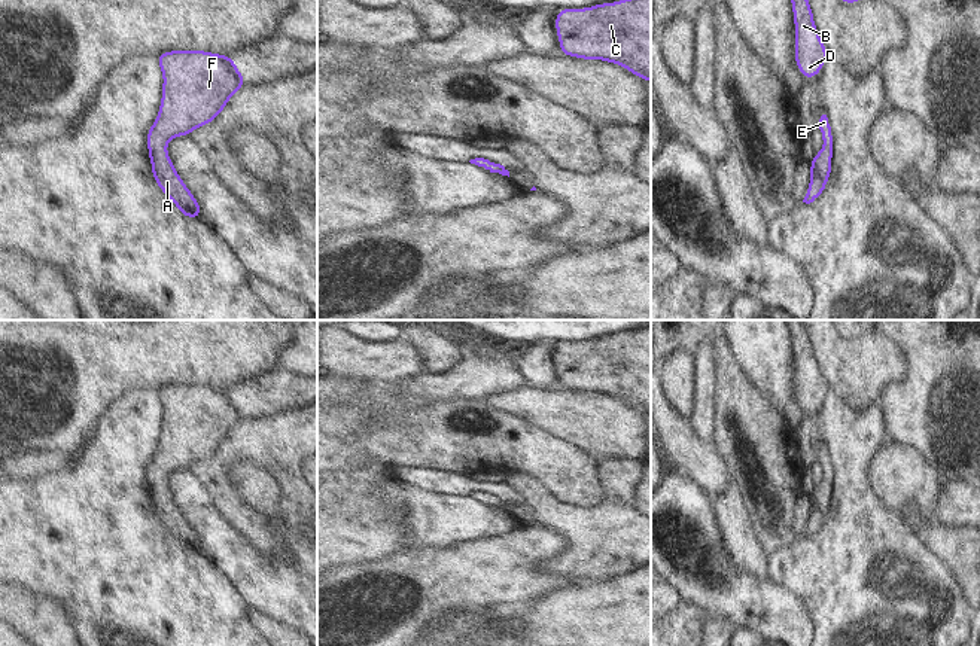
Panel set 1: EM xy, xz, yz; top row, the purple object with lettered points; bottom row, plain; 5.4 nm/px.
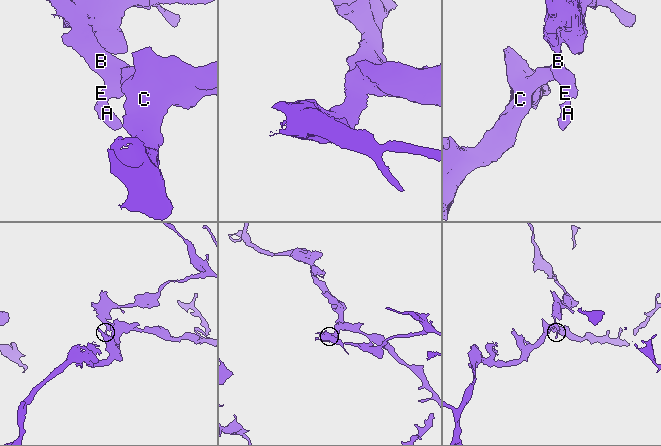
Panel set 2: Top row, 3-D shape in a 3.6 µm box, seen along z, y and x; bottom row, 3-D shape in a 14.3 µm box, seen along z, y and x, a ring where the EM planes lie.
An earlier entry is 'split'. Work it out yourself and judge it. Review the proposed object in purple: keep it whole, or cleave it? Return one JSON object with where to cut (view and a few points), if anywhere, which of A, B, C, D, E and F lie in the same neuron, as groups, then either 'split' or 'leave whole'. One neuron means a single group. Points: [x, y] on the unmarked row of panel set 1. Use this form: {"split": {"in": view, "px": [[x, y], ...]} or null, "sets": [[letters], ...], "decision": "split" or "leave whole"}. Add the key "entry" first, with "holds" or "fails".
{"entry": "fails", "split": null, "sets": [["A", "B", "C", "D", "E", "F"]], "decision": "leave whole"}

